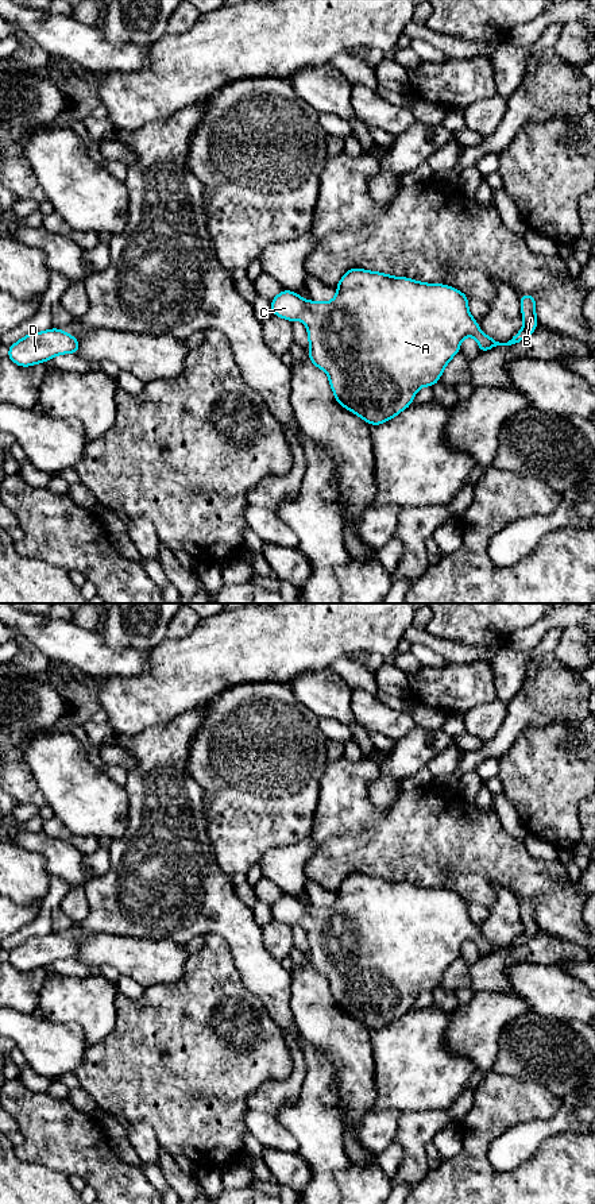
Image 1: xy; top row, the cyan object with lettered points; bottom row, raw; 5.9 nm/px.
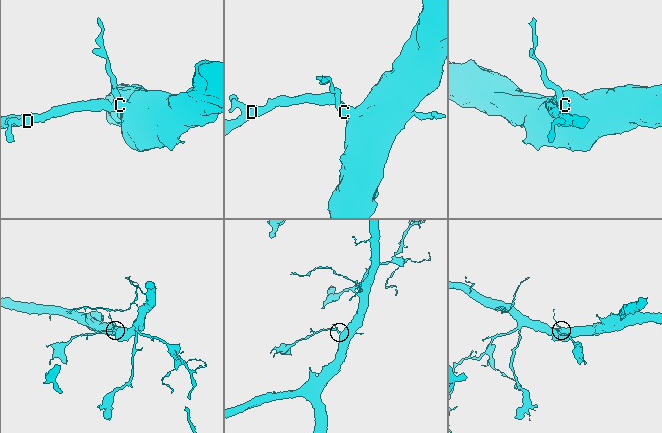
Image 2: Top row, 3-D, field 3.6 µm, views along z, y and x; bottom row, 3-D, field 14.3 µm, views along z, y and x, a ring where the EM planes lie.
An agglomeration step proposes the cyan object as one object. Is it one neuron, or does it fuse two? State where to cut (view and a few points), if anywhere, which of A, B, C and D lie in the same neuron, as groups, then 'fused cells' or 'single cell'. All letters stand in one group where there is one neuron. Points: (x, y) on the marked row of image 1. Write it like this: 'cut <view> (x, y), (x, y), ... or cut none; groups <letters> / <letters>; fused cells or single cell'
cut none; groups A B C D; single cell

